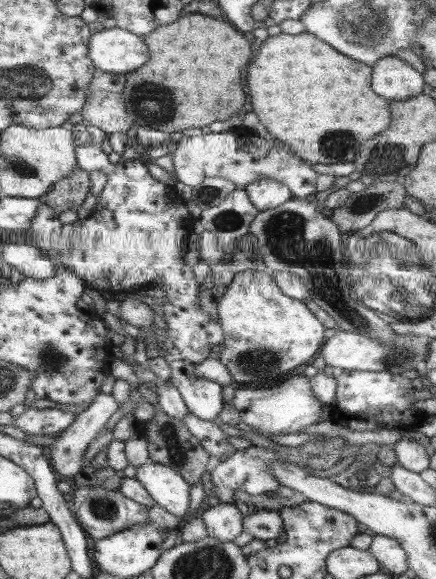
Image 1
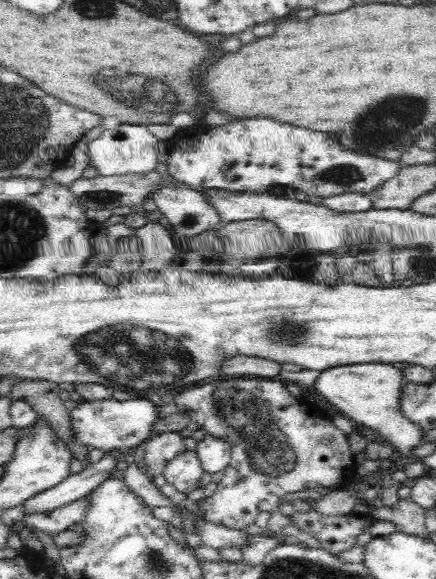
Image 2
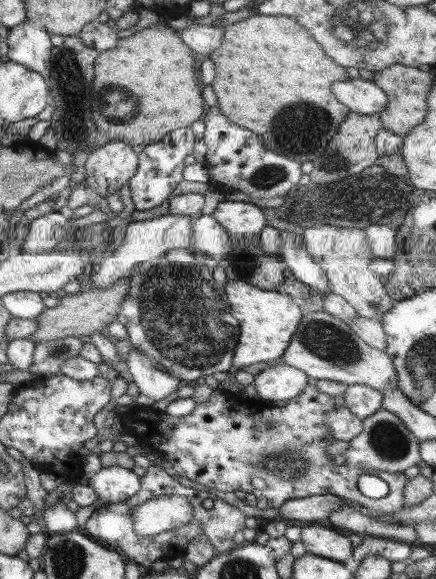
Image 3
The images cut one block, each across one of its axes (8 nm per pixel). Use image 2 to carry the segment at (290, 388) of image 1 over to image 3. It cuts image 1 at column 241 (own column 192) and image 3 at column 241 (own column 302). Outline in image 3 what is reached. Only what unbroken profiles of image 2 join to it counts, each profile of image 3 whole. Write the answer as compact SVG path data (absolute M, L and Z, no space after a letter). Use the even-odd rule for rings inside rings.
M306 384L297 395L295 400L287 402L284 406L271 407L267 404L260 402L249 402L242 401L240 397L235 396L231 393L221 392L219 395L215 395L210 401L205 403L195 404L193 410L189 414L181 417L172 417L167 415L163 411L158 411L156 409L152 410L135 410L129 411L128 413L123 413L119 415L119 422L121 423L123 433L129 436L130 440L149 448L153 453L159 454L166 461L166 466L171 474L176 477L185 477L190 481L194 481L208 488L209 491L217 490L222 492L234 492L242 491L244 493L251 493L255 496L260 506L266 506L271 509L277 509L281 504L284 504L287 500L301 498L305 496L319 496L319 495L333 495L341 498L345 498L348 503L358 503L361 507L365 509L371 509L375 513L391 514L391 512L397 512L403 507L403 488L407 483L408 478L404 476L403 473L387 473L381 472L381 480L388 485L388 494L383 498L378 498L378 500L372 500L372 498L367 498L361 495L357 488L357 479L363 474L362 468L349 468L343 465L334 464L333 458L331 458L326 451L326 447L333 442L331 435L329 435L326 426L323 424L323 417L327 411L330 411L335 405L333 404L333 398L328 394L319 392L315 386Z

